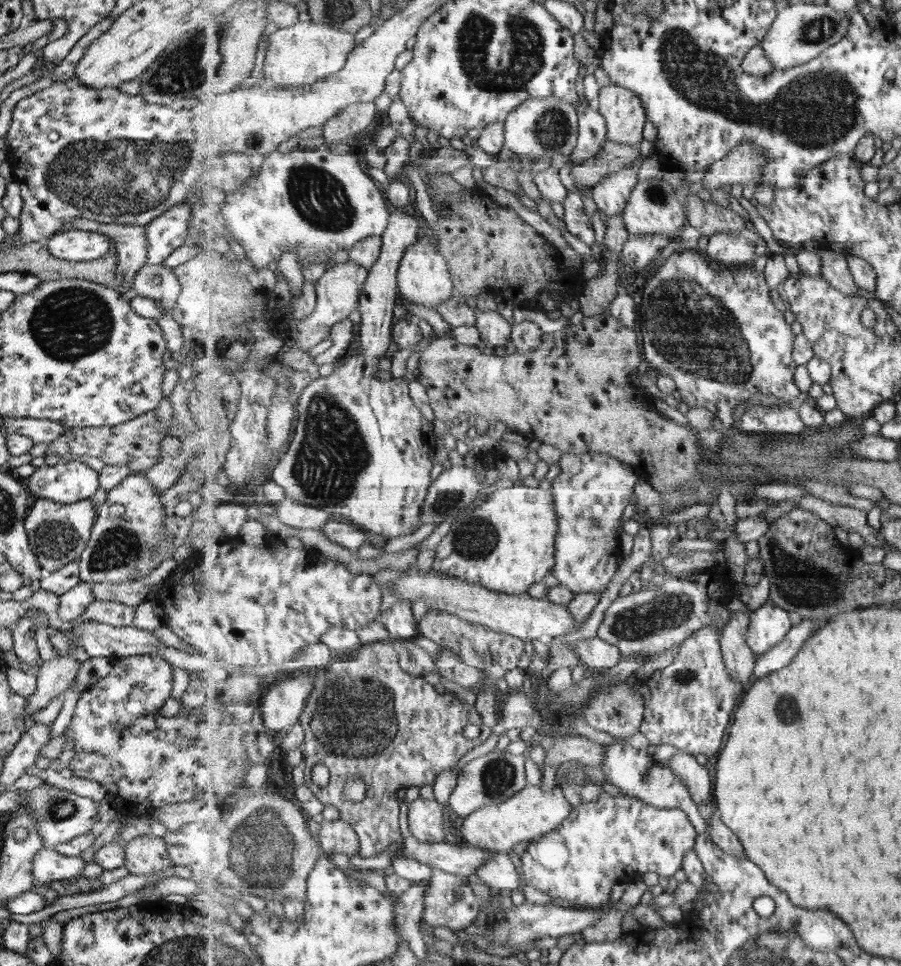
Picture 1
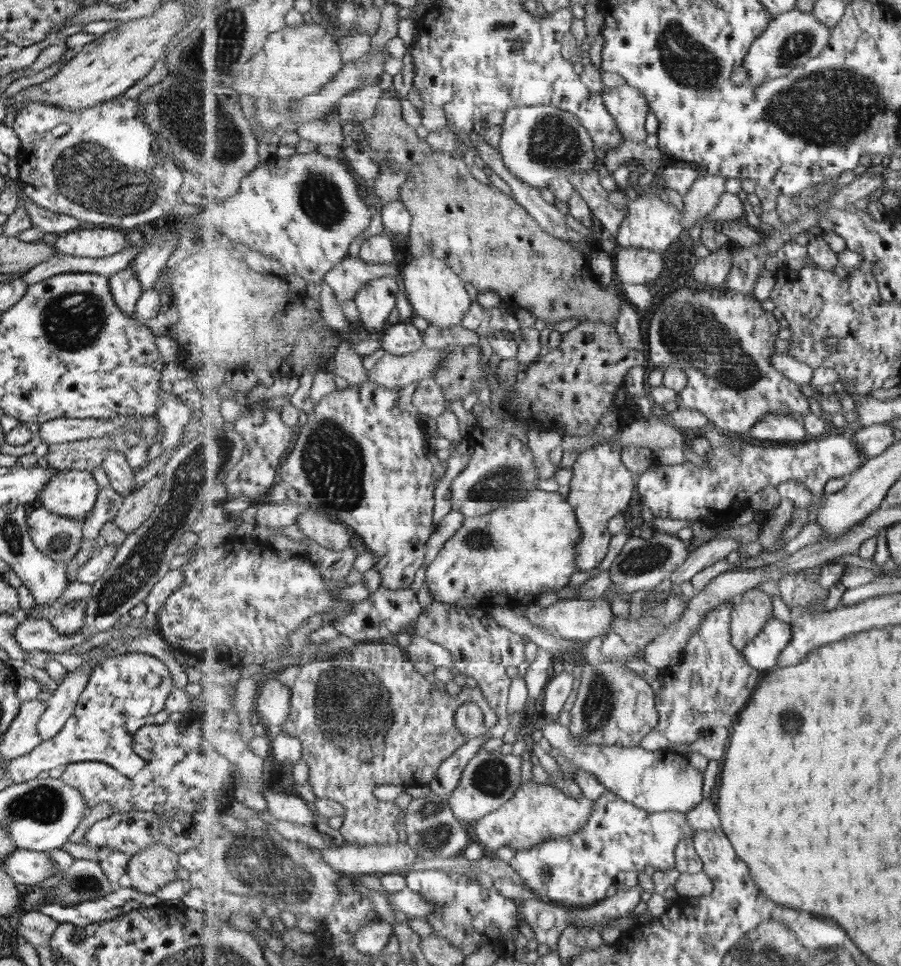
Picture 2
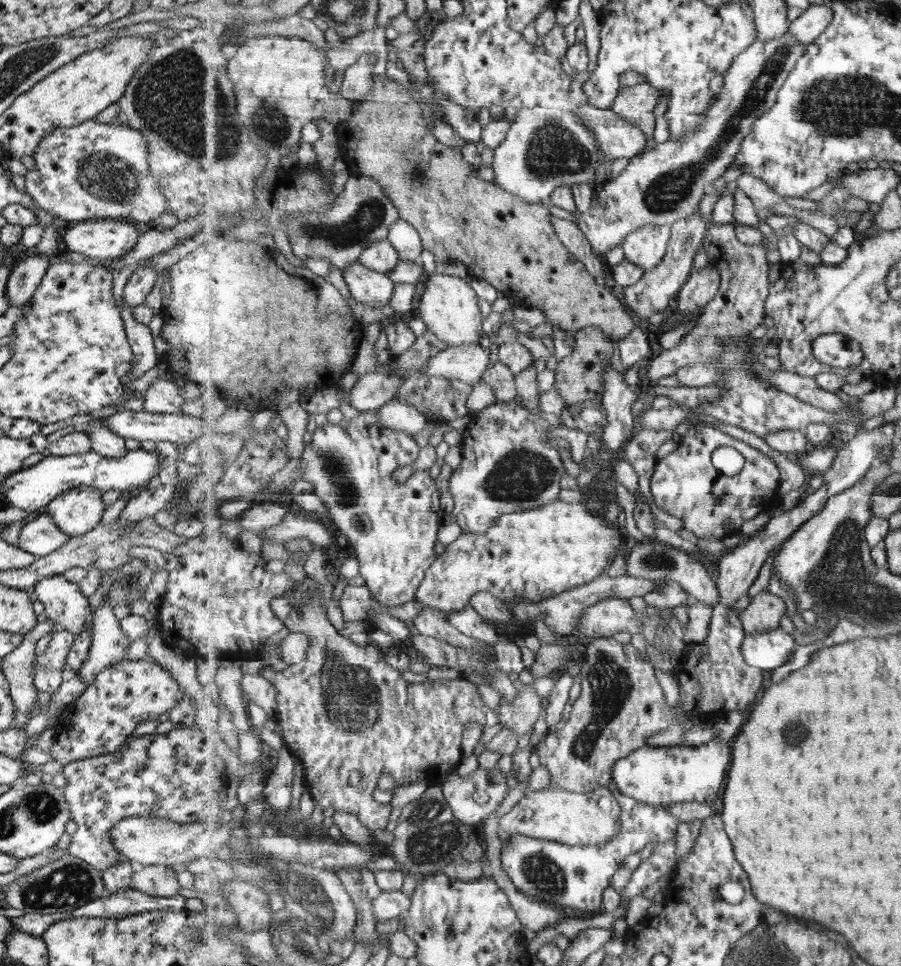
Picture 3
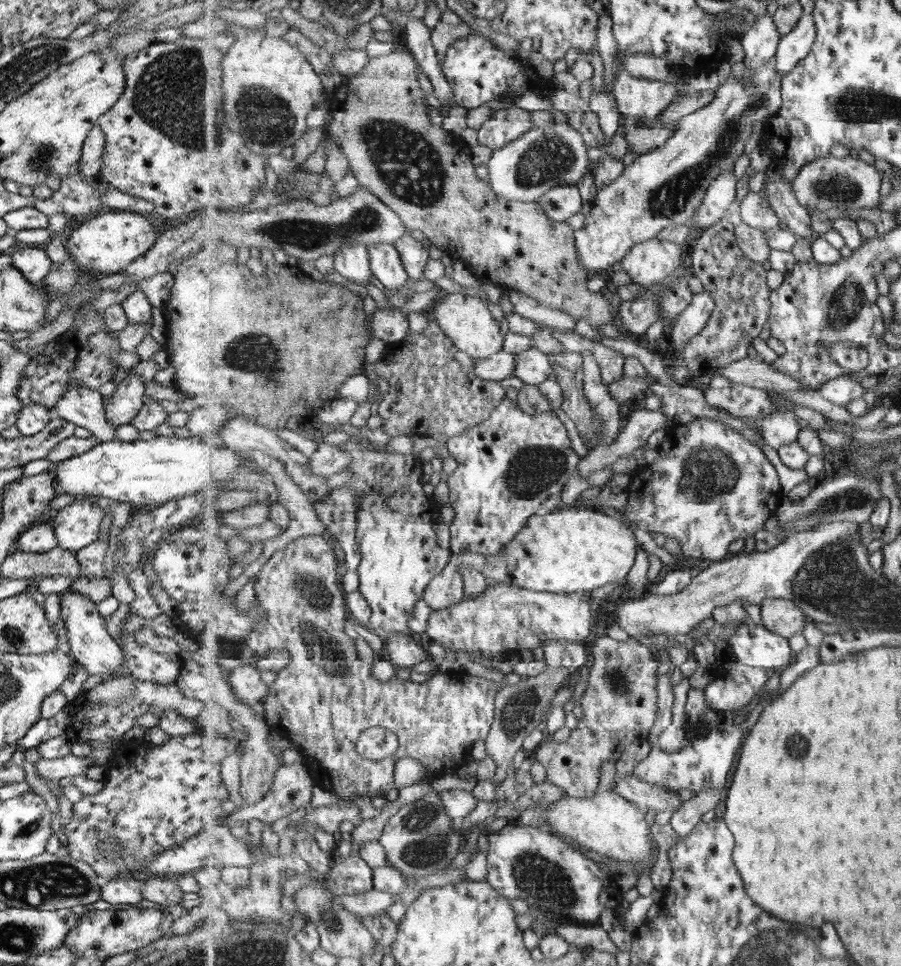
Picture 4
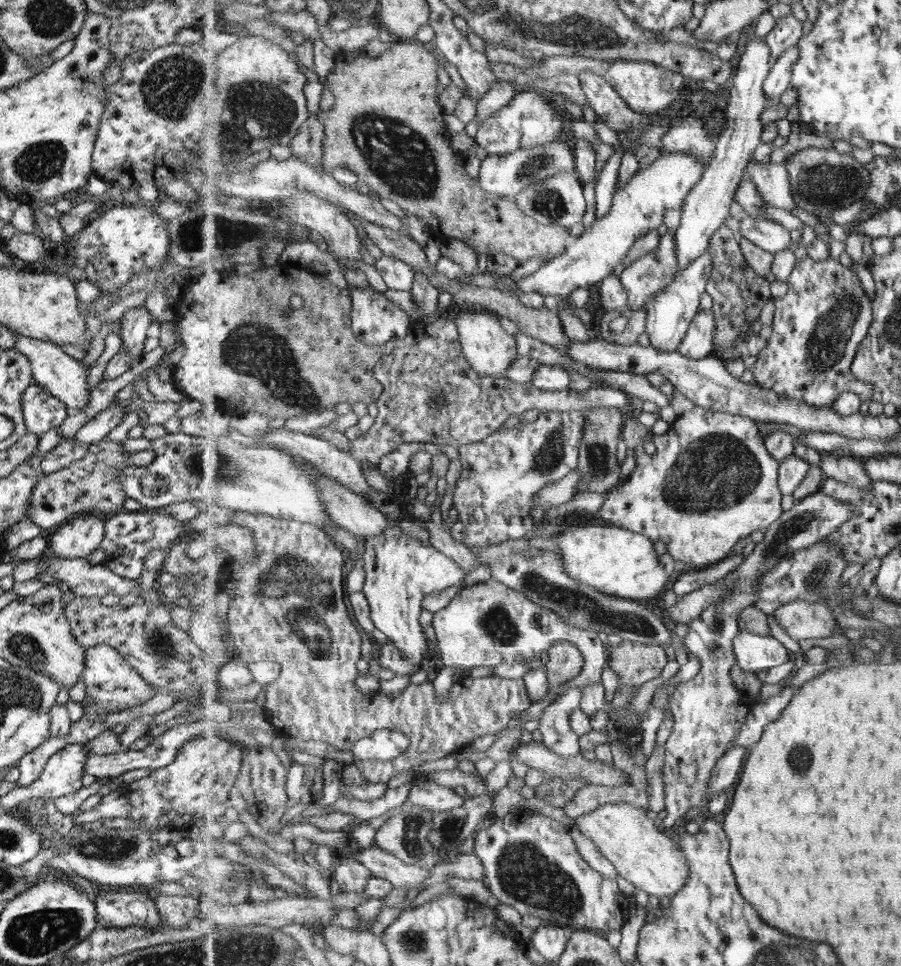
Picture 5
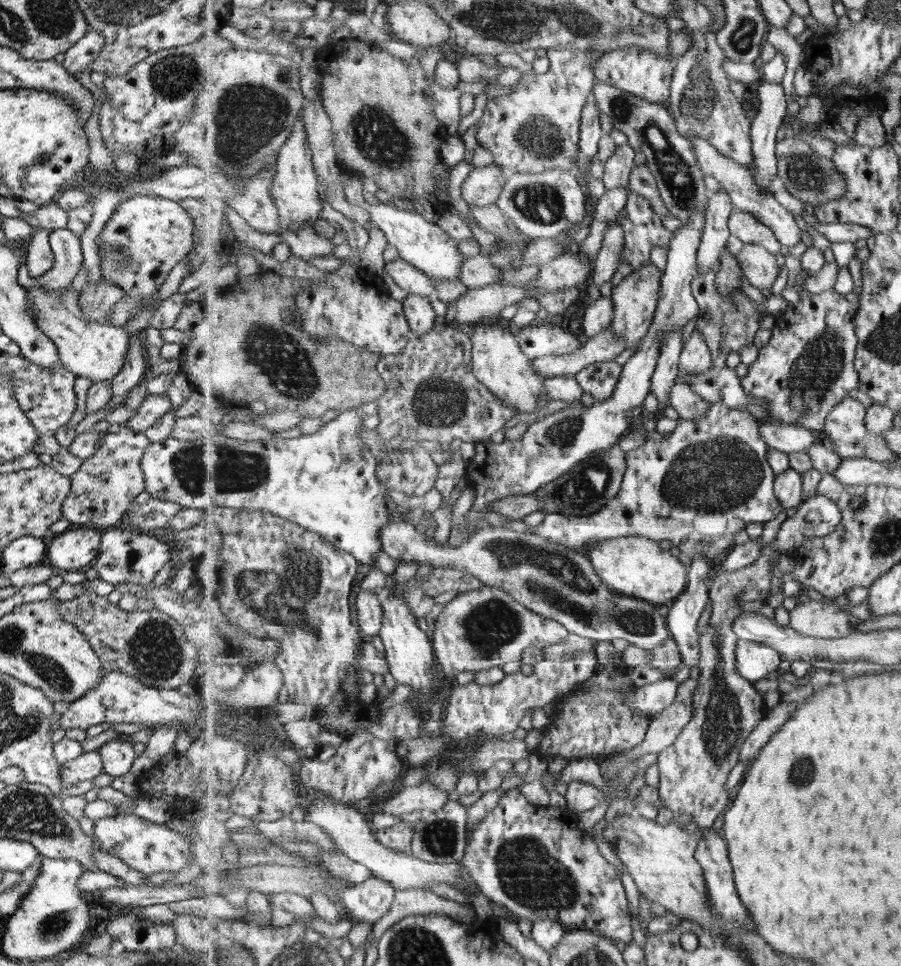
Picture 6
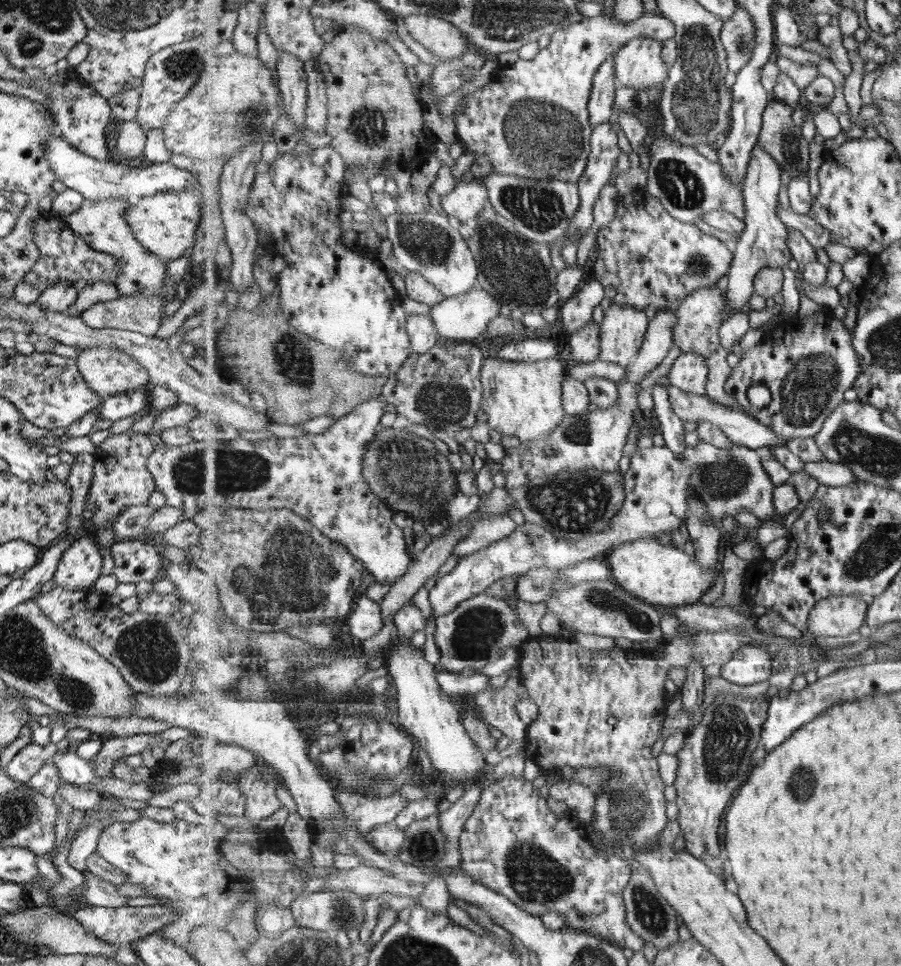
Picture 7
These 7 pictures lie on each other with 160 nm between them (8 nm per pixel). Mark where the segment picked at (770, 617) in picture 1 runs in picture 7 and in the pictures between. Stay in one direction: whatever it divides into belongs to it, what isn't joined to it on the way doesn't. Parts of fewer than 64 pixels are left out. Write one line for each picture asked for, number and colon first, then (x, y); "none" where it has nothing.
2: (763, 652)
3: (775, 648)
4: (757, 646)
5: (754, 653)
6: (755, 660)
7: (753, 663)

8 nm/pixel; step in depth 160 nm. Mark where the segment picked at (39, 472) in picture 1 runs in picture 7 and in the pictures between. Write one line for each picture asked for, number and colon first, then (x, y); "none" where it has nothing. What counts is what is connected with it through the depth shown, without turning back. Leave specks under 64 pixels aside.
2: (70, 493)
3: (79, 509)
4: (75, 525)
5: (77, 537)
6: (74, 550)
7: (79, 567)

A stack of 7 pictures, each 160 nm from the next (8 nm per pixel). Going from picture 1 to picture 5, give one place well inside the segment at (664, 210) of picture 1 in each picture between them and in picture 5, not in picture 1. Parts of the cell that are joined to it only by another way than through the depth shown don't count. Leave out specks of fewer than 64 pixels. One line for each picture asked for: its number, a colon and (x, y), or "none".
2: (652, 223)
3: (647, 246)
4: (649, 262)
5: (647, 276)

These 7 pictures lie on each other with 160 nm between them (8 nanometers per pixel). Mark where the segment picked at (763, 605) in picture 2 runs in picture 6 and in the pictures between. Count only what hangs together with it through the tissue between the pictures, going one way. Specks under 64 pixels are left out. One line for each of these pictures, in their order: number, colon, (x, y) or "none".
3: (764, 614)
4: (783, 617)
5: (800, 619)
6: (819, 619)

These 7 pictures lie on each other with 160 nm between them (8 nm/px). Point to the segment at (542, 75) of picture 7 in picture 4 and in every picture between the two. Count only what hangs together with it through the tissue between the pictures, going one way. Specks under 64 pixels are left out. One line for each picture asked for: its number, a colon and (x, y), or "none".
4: (504, 126)
5: (529, 121)
6: (537, 127)

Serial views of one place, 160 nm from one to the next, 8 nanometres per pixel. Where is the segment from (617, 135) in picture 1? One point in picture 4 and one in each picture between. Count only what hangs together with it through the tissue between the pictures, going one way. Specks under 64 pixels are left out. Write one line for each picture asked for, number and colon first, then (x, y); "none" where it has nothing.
2: (627, 104)
3: (637, 104)
4: (645, 99)

